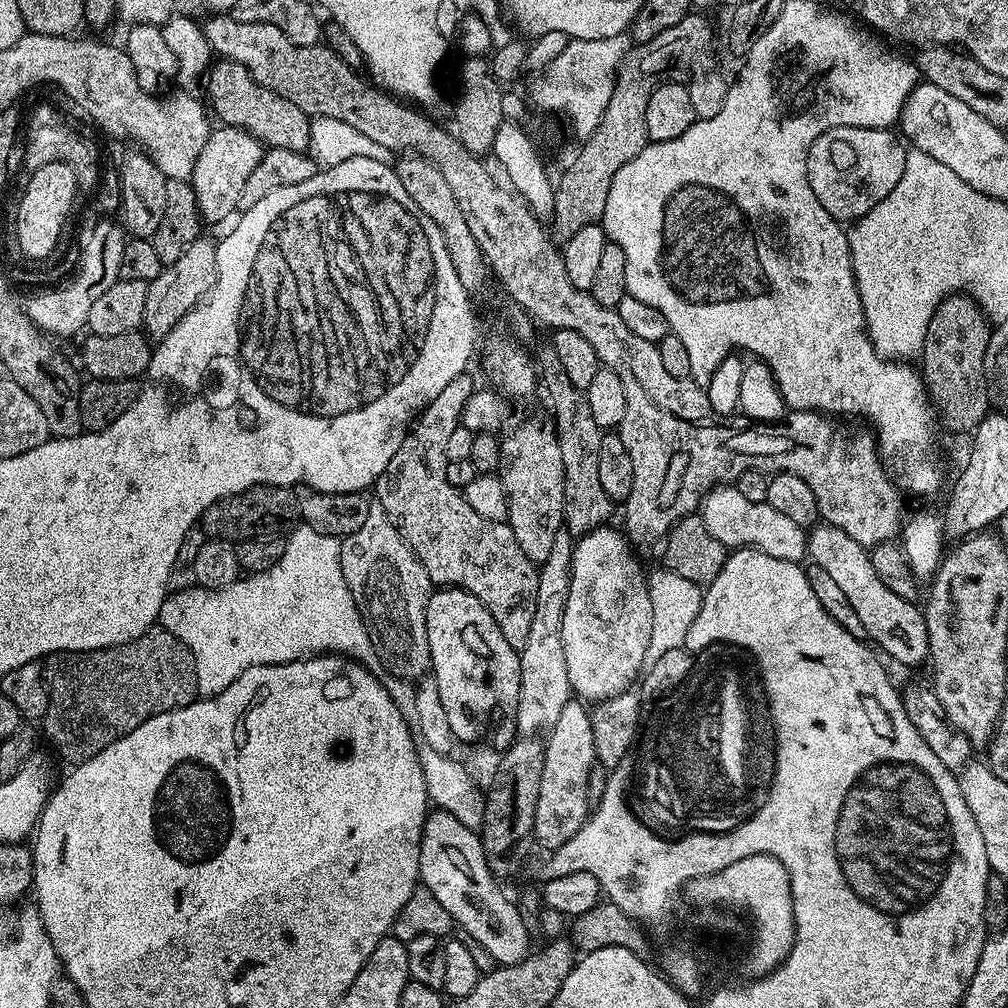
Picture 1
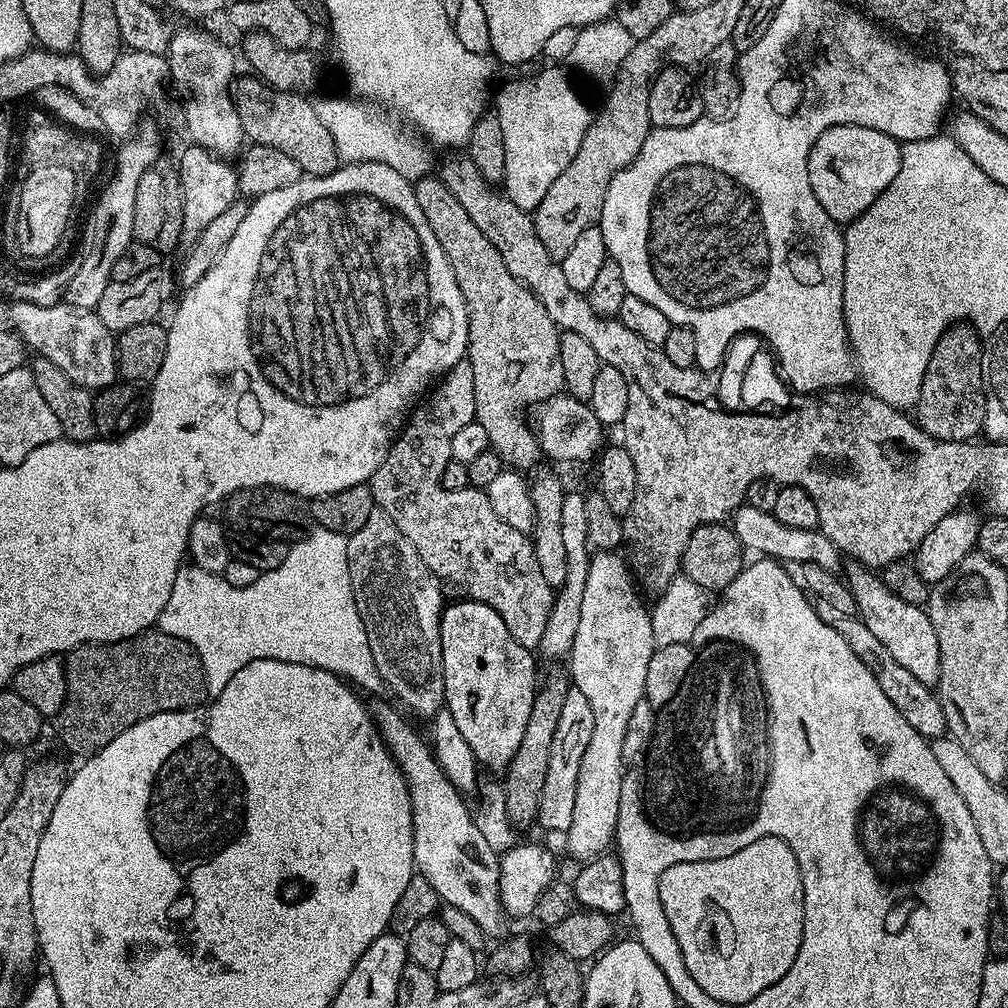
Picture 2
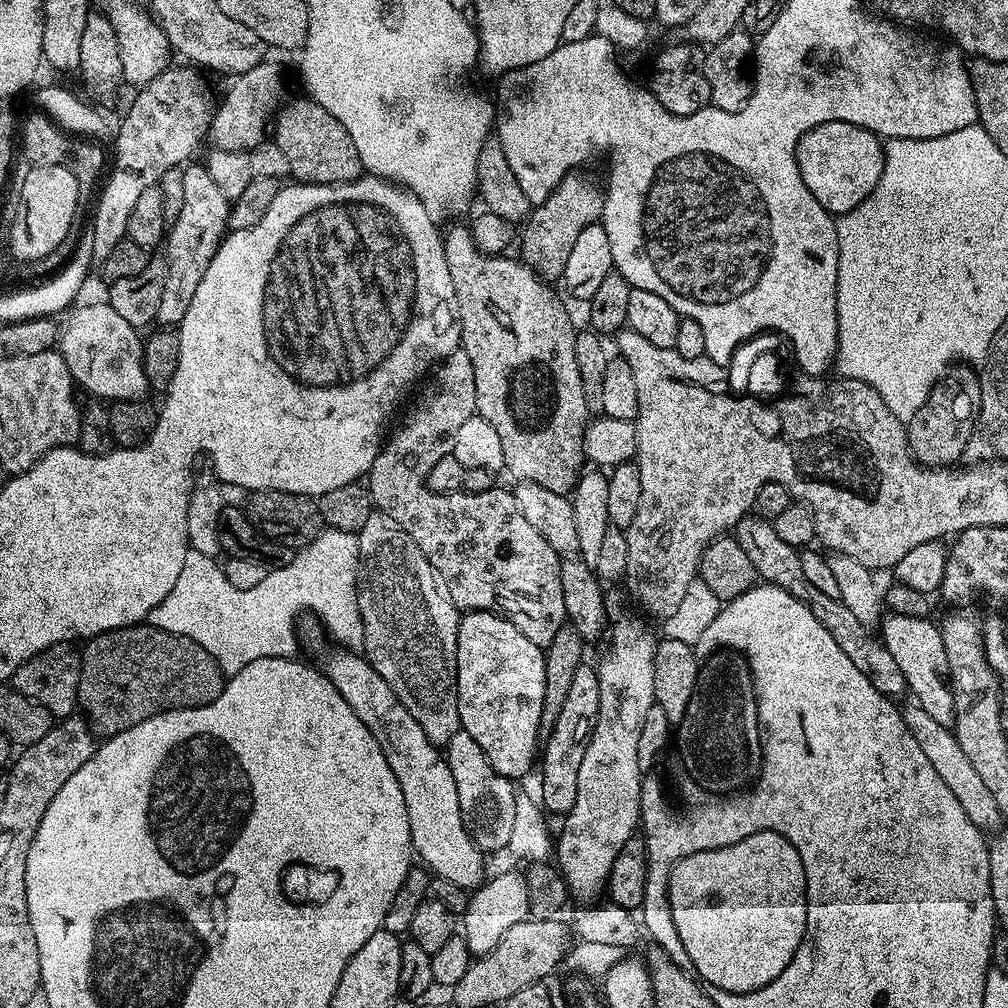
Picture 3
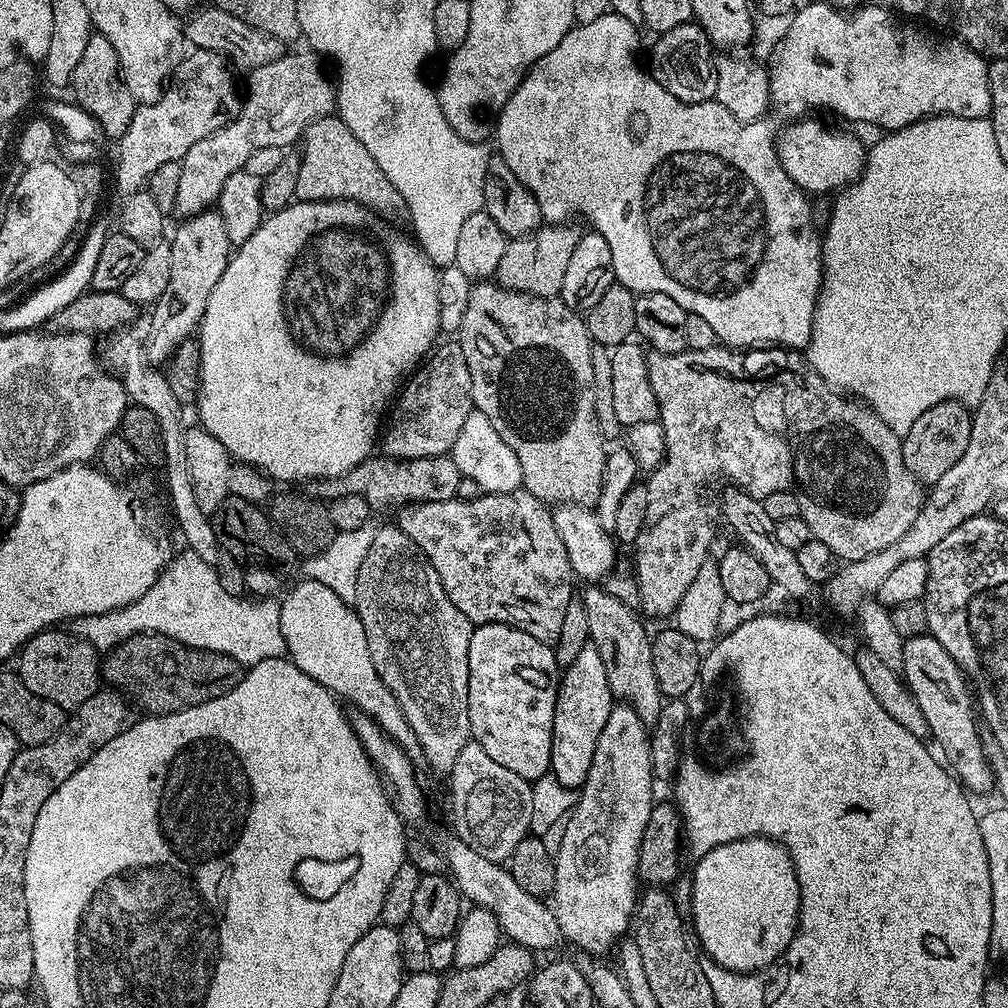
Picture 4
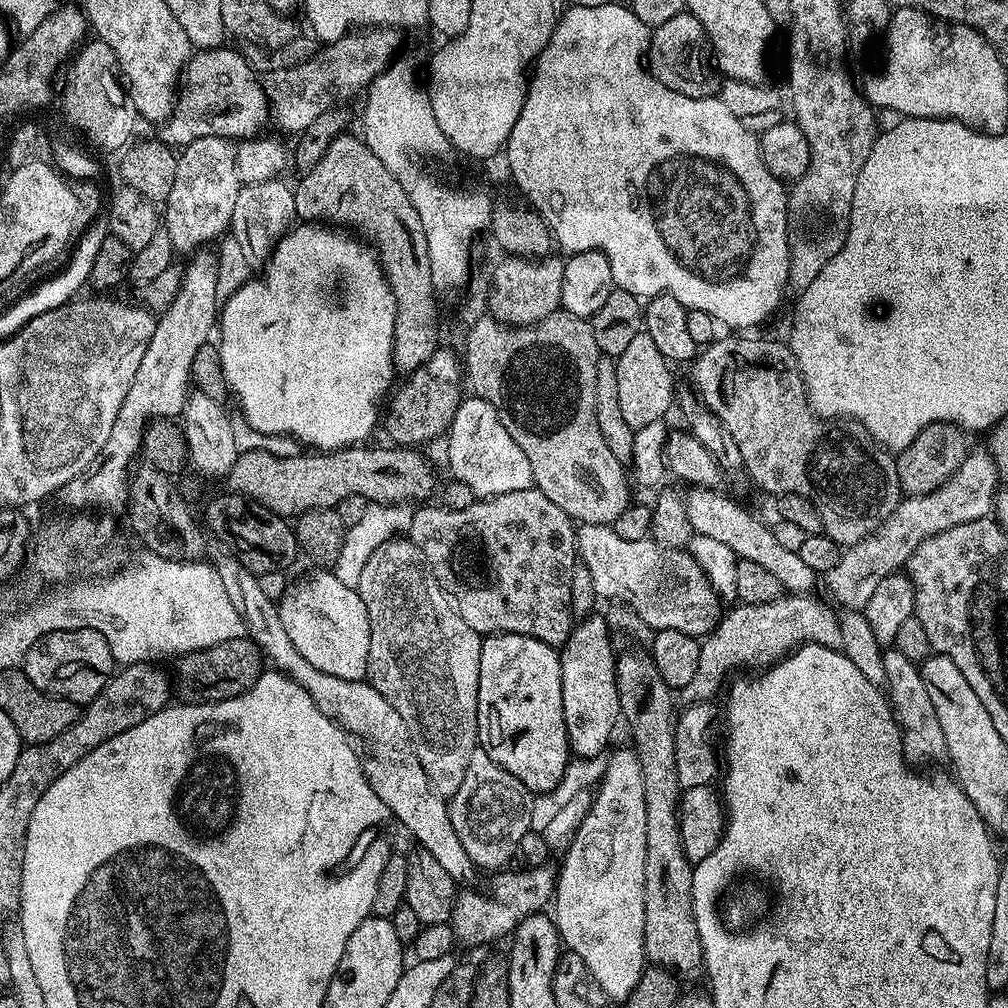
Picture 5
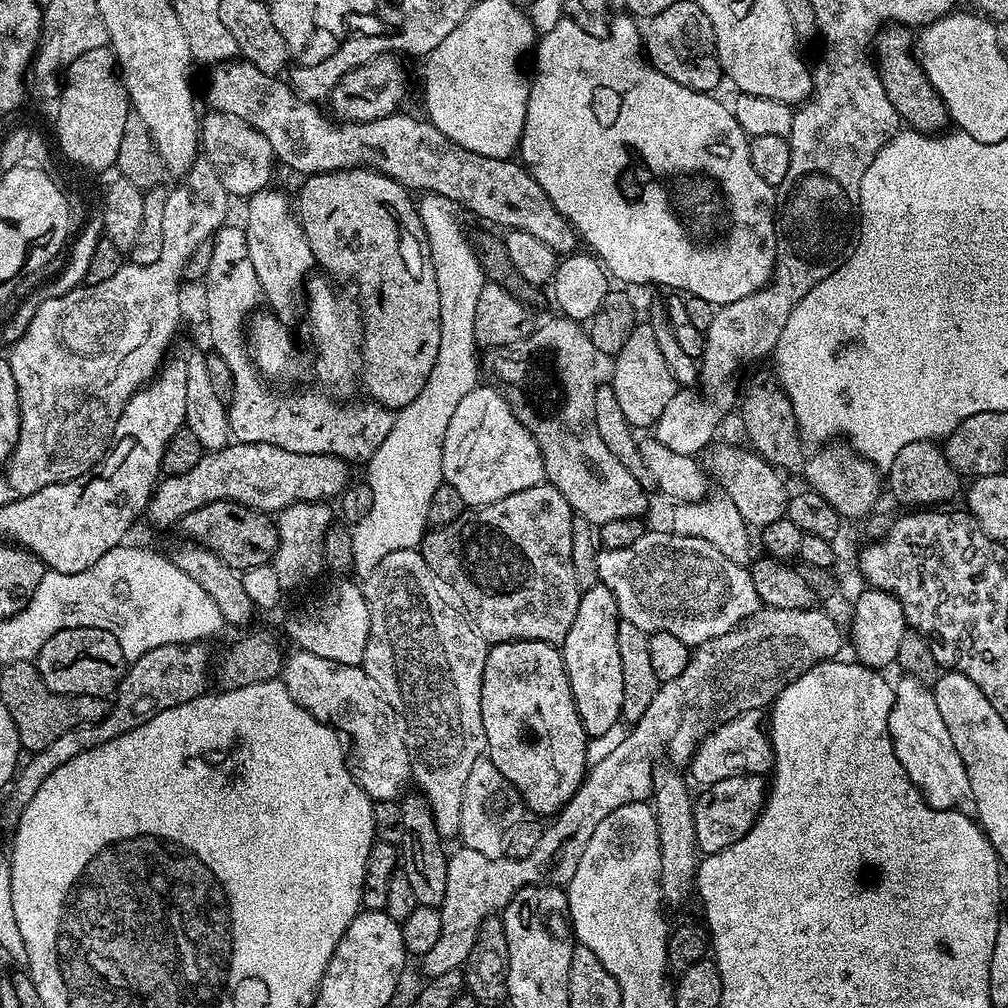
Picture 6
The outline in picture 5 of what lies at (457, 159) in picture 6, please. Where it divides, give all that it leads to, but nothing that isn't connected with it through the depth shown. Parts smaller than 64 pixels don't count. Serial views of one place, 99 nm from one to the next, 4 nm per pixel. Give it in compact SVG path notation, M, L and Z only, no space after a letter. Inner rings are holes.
M228 47L202 48L193 51L189 56L178 85L176 105L172 107L168 119L159 125L159 143L167 146L183 146L207 136L252 138L263 133L260 131L263 130L264 123L269 123L270 120L270 105L265 81L249 66L247 55L243 51L235 52L234 49Z

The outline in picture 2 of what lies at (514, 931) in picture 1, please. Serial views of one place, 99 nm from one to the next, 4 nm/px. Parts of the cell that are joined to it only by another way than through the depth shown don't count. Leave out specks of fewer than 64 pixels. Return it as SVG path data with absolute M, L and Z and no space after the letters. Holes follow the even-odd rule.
M384 702L376 703L378 704L373 703L370 708L372 721L380 731L380 737L388 747L392 761L400 767L404 781L408 784L410 806L412 807L412 825L414 826L415 871L424 876L426 882L430 882L430 886L434 886L434 890L444 904L465 911L481 927L486 937L493 938L493 936L500 935L503 937L509 931L507 928L510 920L500 901L500 856L494 850L490 850L490 845L486 843L486 837L483 836L482 830L478 830L473 809L470 810L464 805L463 799L465 797L462 792L452 785L450 778L446 778L442 766L436 761L435 754L432 753L429 741L425 737L423 740L416 733L415 726L407 720L409 717L399 707L396 709L391 708L388 704L380 704Z

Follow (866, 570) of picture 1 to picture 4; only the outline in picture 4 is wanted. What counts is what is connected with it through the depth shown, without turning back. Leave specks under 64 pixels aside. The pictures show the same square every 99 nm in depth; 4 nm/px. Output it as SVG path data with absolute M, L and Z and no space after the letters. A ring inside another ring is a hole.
M927 634L907 637L904 641L902 680L929 724L931 739L940 743L945 756L943 759L950 765L956 779L969 793L991 793L994 788L993 776L984 754L982 736L976 733L978 716L974 711L974 696L969 681L954 658L946 654L942 642Z

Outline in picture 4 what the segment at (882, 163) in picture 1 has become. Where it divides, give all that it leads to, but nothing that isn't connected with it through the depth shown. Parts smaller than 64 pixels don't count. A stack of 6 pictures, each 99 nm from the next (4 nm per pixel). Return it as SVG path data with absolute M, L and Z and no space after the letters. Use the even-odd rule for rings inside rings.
M793 119L792 125L777 135L778 162L782 162L782 170L786 170L786 174L790 174L793 182L804 189L805 193L835 193L854 183L864 172L866 144L848 132L835 132L822 121L812 119Z

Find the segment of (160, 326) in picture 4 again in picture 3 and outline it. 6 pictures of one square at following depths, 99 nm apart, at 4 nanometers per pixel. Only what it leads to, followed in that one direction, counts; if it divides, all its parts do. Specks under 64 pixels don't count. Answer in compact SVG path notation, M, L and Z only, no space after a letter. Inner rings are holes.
M192 162L184 168L182 178L182 210L178 222L174 222L166 232L166 243L162 252L168 262L166 270L166 290L162 290L162 303L158 305L155 323L160 326L178 326L194 302L194 290L202 282L202 274L210 266L218 246L229 231L228 214L230 202L218 190L214 178L210 178L203 163Z

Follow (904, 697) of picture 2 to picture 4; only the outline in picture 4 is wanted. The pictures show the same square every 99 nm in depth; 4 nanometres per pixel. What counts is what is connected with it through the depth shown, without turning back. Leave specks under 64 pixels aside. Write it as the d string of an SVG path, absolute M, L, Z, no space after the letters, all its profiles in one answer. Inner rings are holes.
M735 486L725 487L725 492L720 496L720 512L724 515L726 523L732 527L732 532L737 536L739 543L752 553L762 566L766 566L766 574L772 579L773 585L781 588L788 596L800 600L803 596L808 596L814 591L812 581L802 574L798 566L798 558L794 550L786 550L786 546L781 546L776 537L776 523L766 515L763 499L751 496Z

